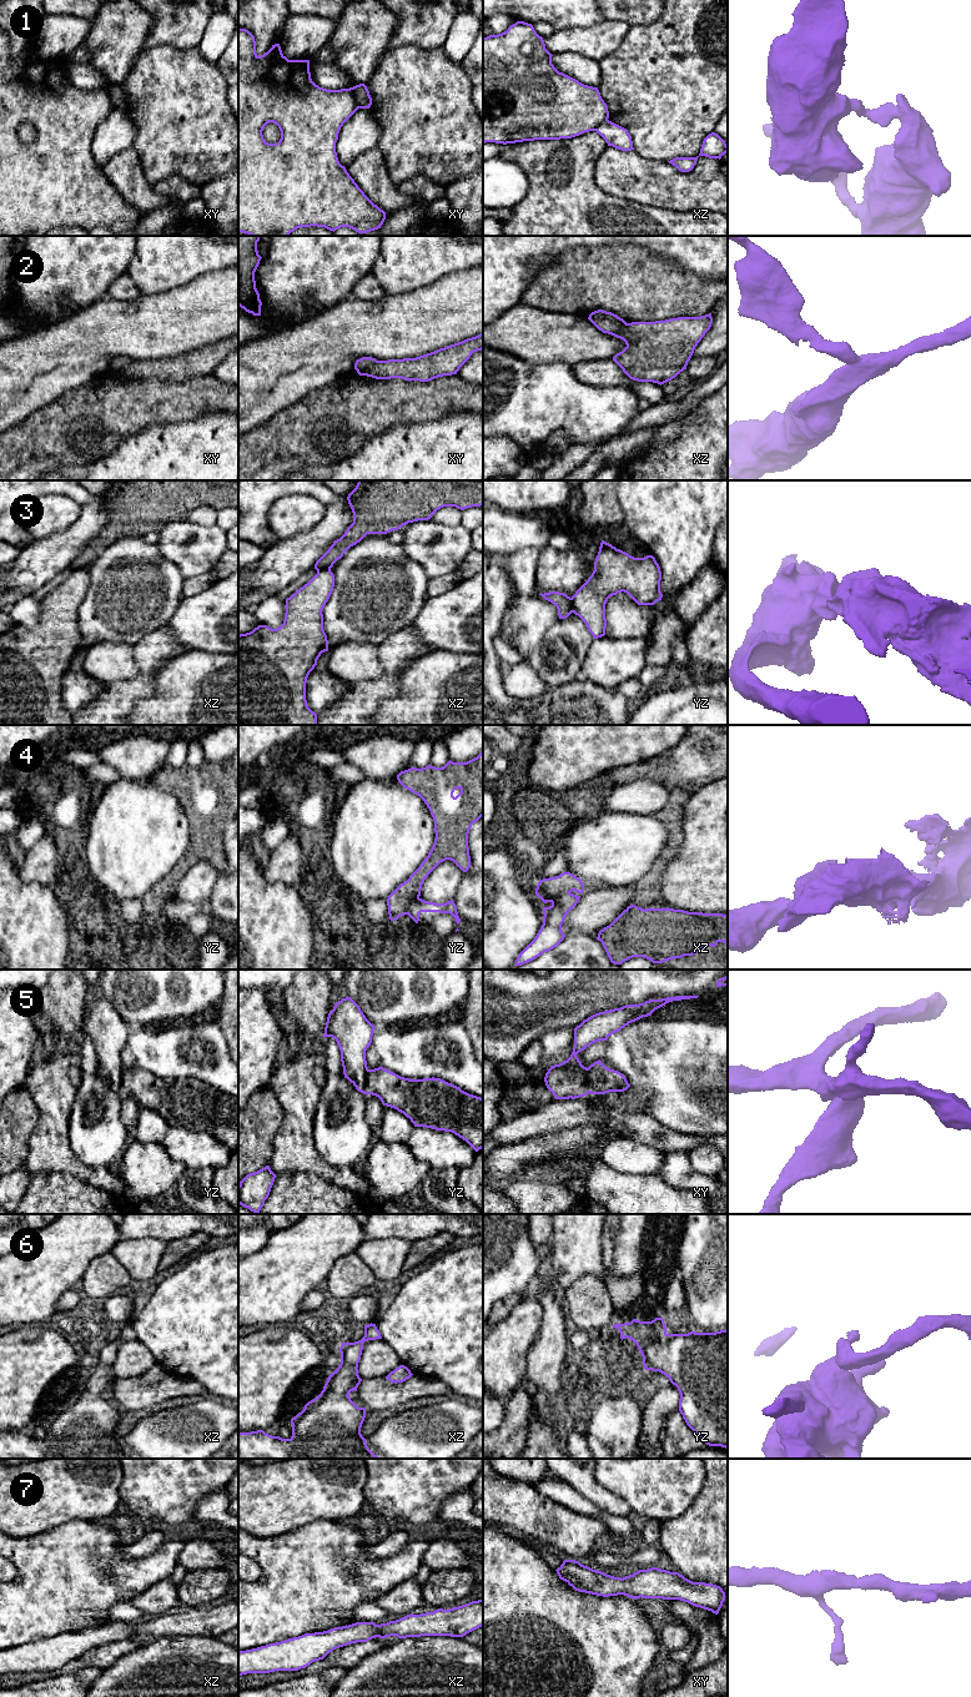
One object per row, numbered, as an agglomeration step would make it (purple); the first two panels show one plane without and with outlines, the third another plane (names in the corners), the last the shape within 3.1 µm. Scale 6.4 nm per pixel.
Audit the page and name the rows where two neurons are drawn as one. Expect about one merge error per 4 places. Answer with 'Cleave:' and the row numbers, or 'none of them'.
Cleave: 1, 2, 3, 4, 5

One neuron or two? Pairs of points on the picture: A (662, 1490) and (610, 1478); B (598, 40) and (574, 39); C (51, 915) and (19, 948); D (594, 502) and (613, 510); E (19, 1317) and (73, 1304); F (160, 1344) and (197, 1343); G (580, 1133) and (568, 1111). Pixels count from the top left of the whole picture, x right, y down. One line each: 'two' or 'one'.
A: one
B: one
C: one
D: one
E: two
F: one
G: two

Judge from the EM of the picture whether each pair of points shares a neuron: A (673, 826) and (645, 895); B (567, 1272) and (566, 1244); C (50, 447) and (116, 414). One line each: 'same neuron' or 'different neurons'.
A: same neuron
B: same neuron
C: same neuron

